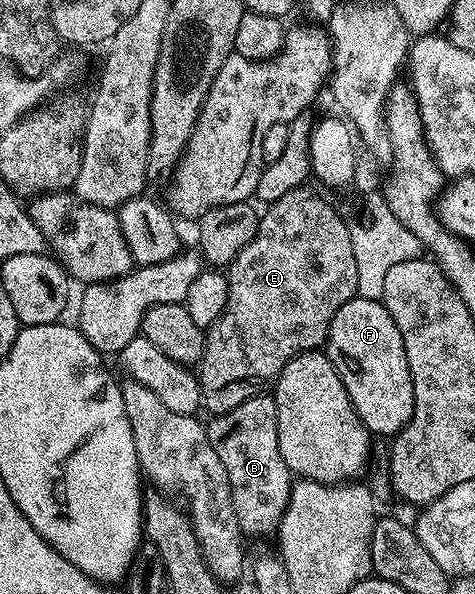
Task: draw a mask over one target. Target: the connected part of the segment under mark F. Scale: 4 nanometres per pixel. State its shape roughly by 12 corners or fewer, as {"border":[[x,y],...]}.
{"border":[[352,297],[327,352],[370,434],[413,417],[403,335],[380,301]]}

